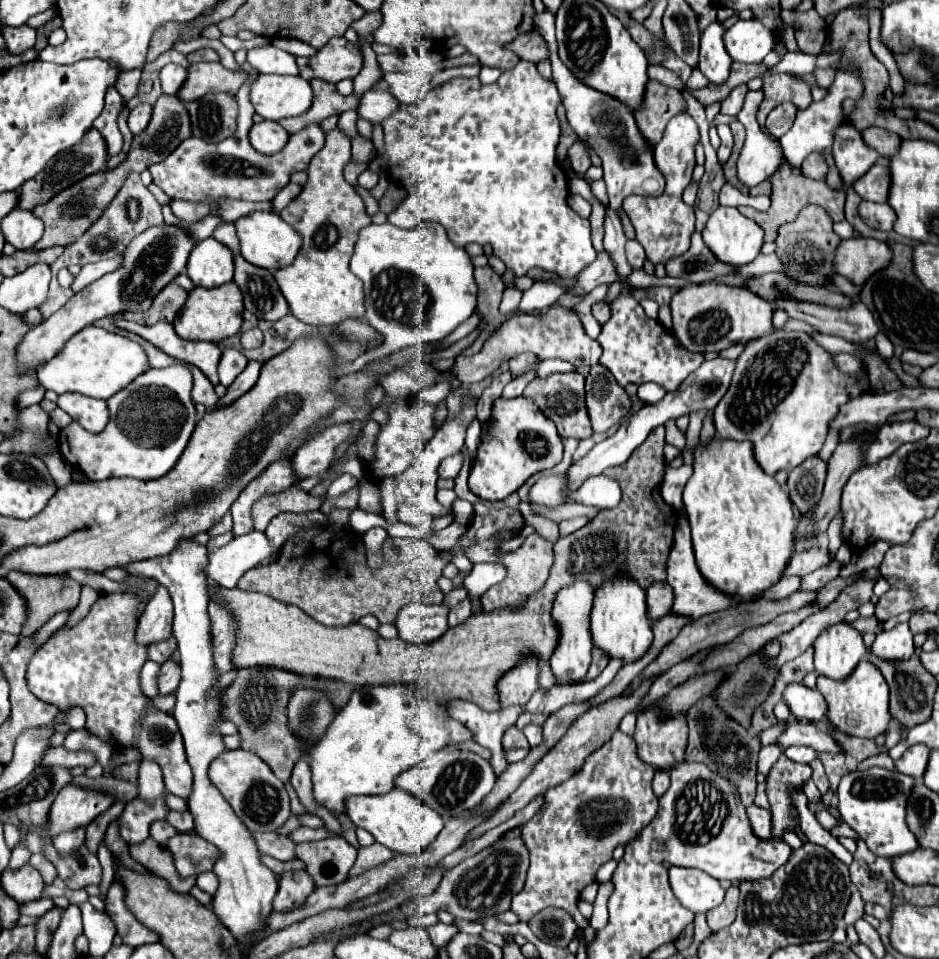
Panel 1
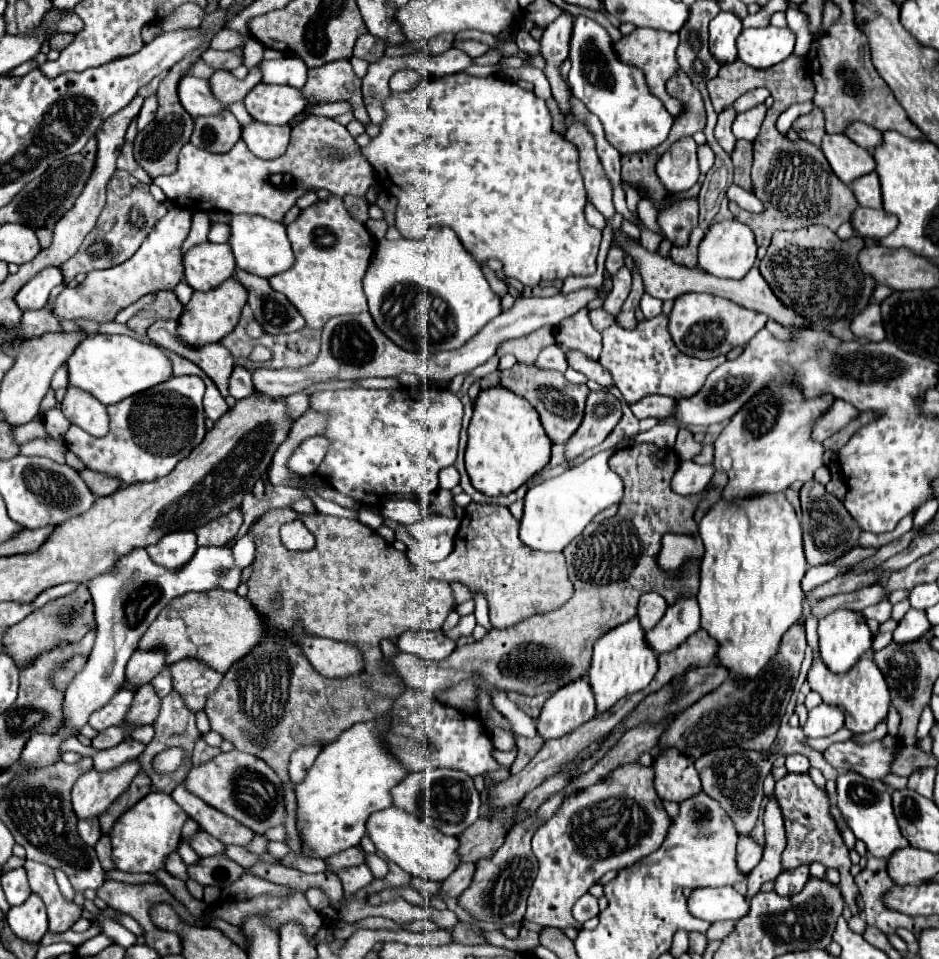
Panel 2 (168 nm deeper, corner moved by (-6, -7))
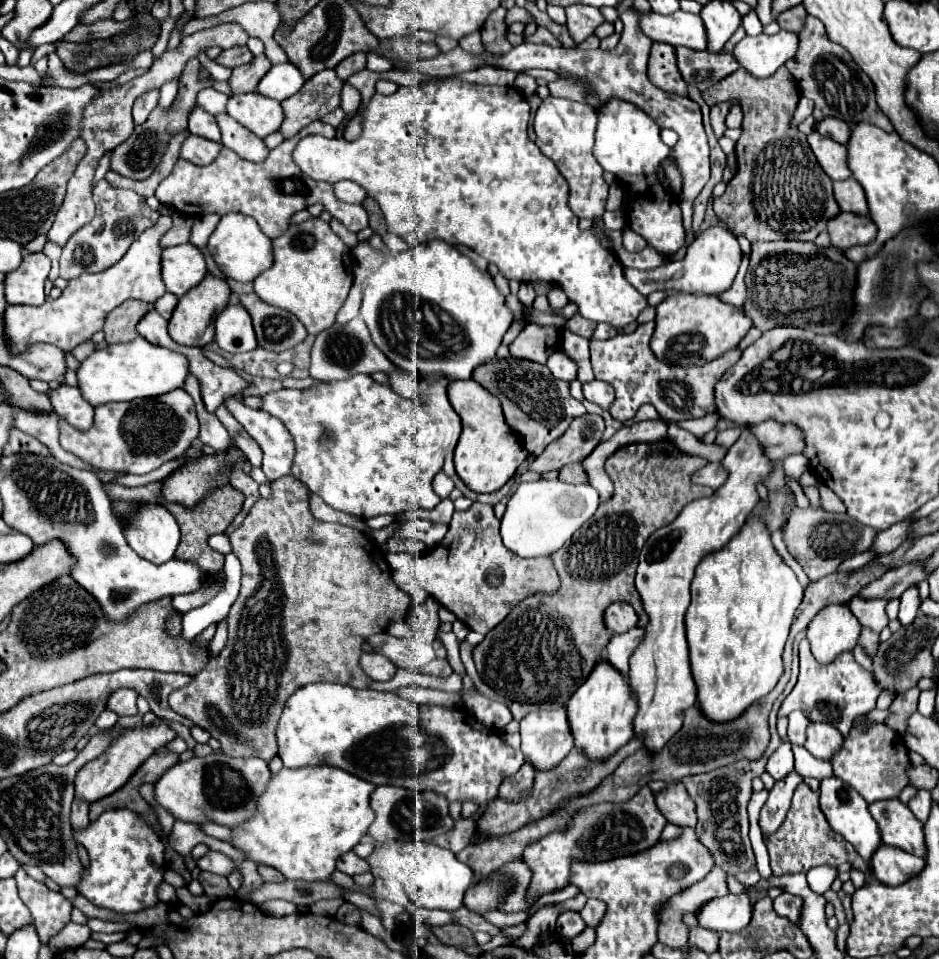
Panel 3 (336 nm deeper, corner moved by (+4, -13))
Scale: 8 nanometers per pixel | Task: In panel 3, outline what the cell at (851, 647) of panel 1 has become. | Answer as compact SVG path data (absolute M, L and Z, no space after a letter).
M846 604L826 606L808 624L806 638L810 650L820 664L834 662L842 652L854 650L862 626Z

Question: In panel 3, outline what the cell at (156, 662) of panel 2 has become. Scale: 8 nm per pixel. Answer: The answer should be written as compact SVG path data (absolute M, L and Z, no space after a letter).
M118 688L108 700L108 708L114 710L118 716L132 716L136 714L136 698L138 698L136 690Z

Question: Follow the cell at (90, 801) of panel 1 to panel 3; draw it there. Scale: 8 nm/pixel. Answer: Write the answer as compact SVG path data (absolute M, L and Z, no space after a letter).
M148 726L148 728L136 728L136 730L126 730L124 736L120 736L106 752L104 756L88 762L86 766L82 766L76 774L74 780L74 790L76 790L76 798L84 800L88 804L116 792L118 788L122 788L128 778L136 772L136 768L154 754L156 748L164 746L166 742L170 742L176 736L176 732L168 726Z

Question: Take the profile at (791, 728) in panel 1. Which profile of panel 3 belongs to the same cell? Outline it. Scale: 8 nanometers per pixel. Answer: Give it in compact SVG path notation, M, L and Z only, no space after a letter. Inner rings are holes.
M874 724L868 730L850 730L850 736L844 738L842 748L832 756L830 760L834 776L848 782L852 788L856 788L868 804L876 800L896 798L898 792L908 784L908 778L904 774L904 768L908 768L910 758L908 750L904 746L904 740L900 734L890 730L884 724ZM898 754L898 760L896 760Z

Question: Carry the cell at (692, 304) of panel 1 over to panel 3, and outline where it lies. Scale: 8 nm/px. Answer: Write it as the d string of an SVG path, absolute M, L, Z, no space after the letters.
M670 292L668 298L656 306L656 330L650 346L660 360L678 366L700 366L736 348L750 328L752 320L742 310L720 302L716 296Z

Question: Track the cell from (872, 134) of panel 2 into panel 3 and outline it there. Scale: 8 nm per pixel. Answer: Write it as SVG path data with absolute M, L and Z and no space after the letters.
M824 118L824 122L820 122L816 126L816 130L822 134L822 136L828 136L840 144L848 144L850 136L852 136L852 128L848 122L840 120L840 118Z

